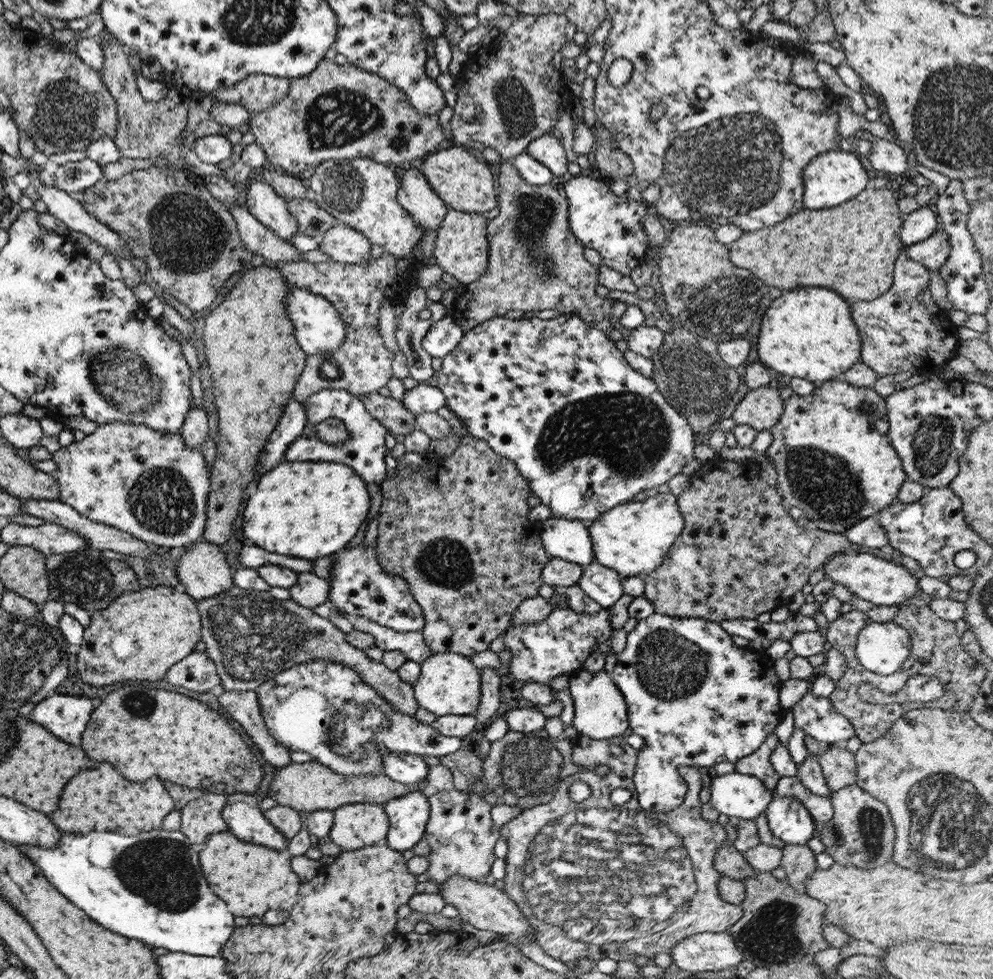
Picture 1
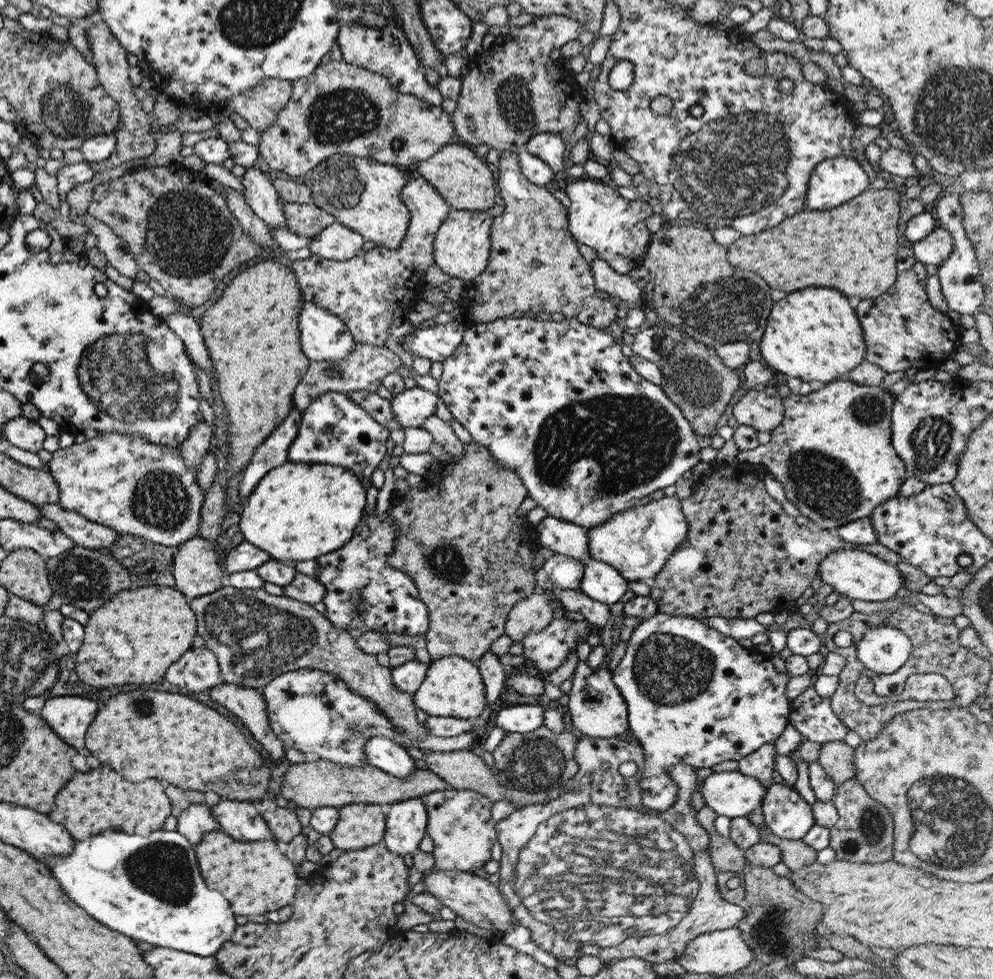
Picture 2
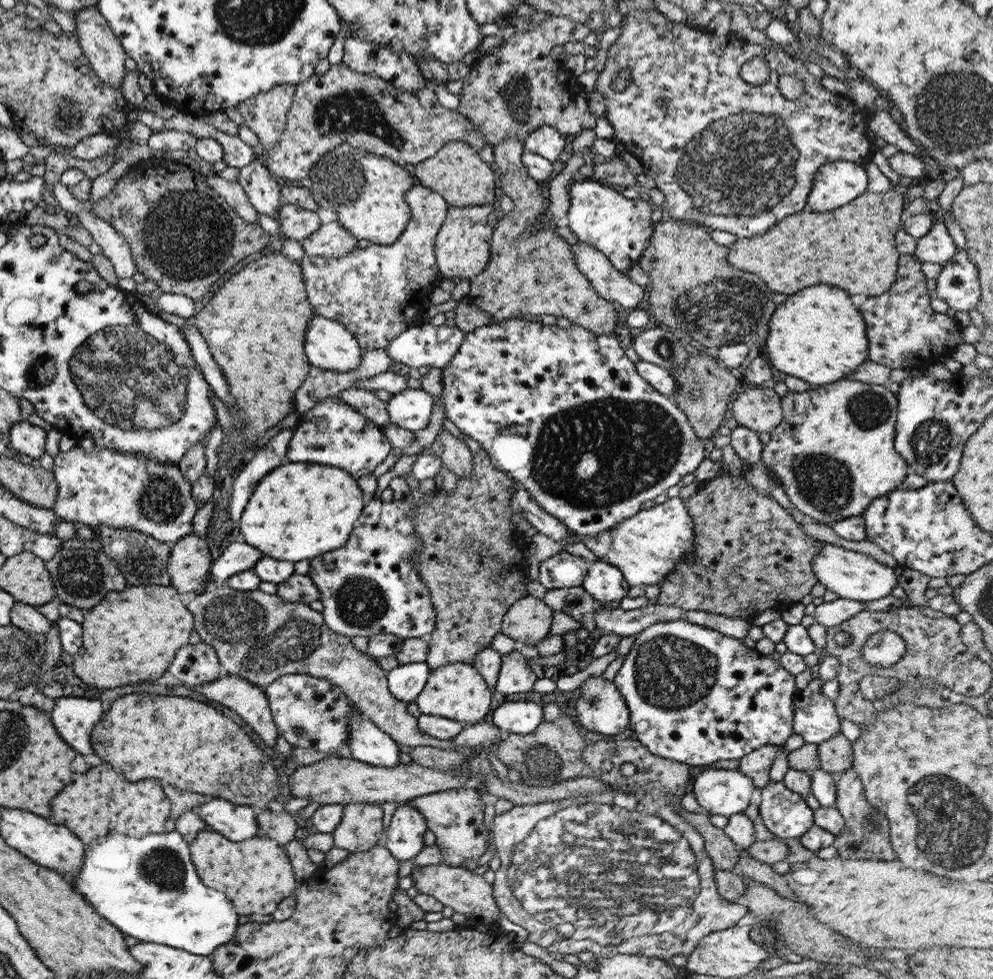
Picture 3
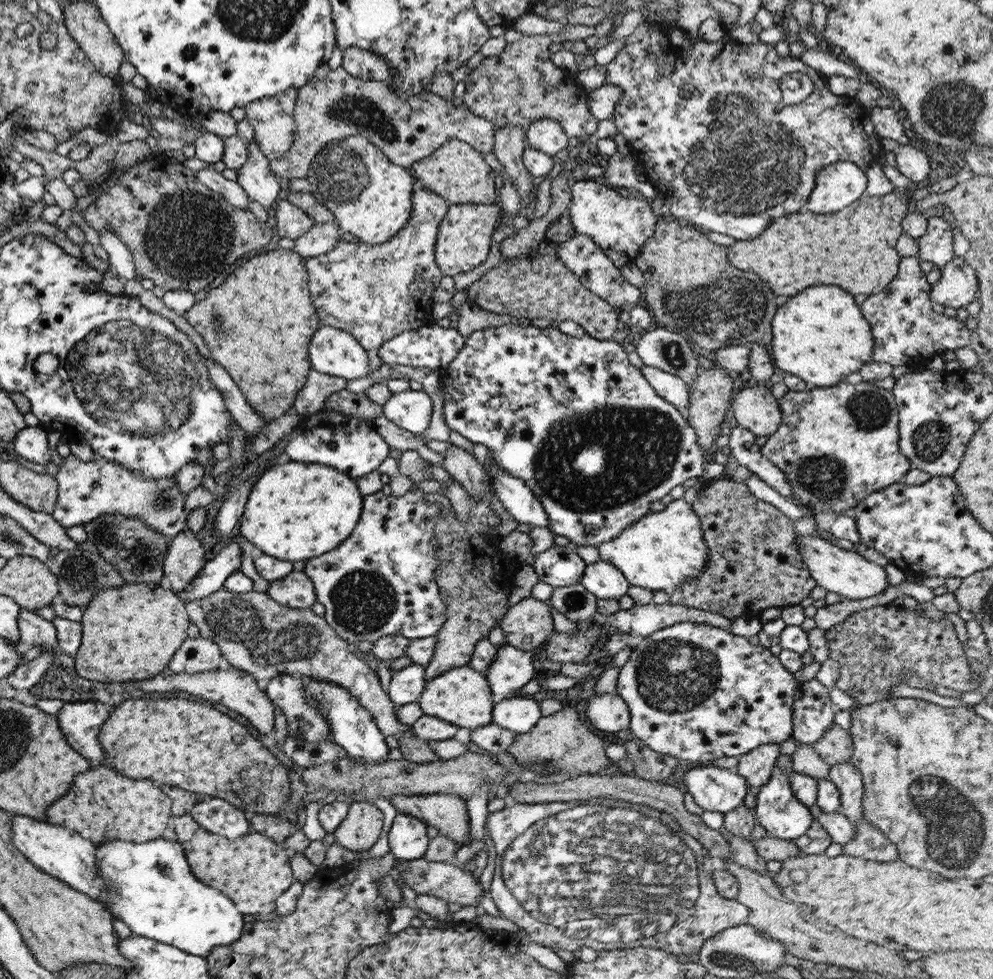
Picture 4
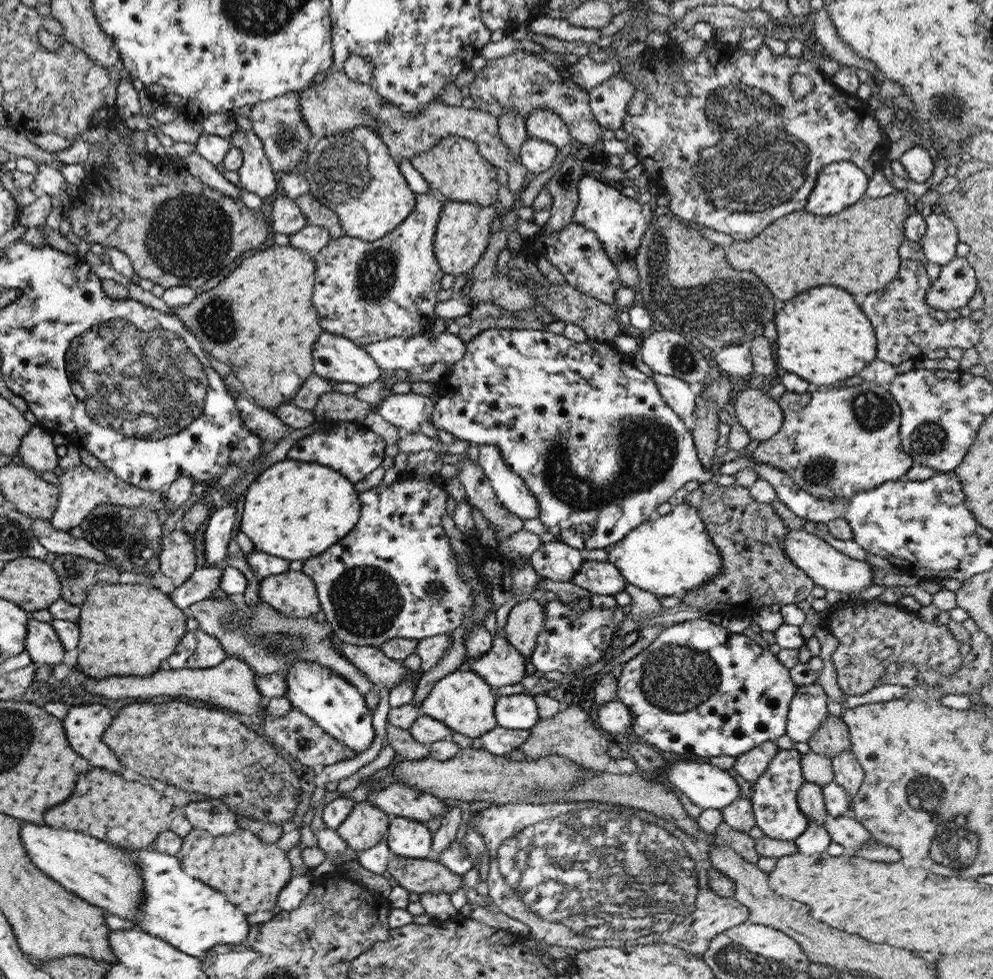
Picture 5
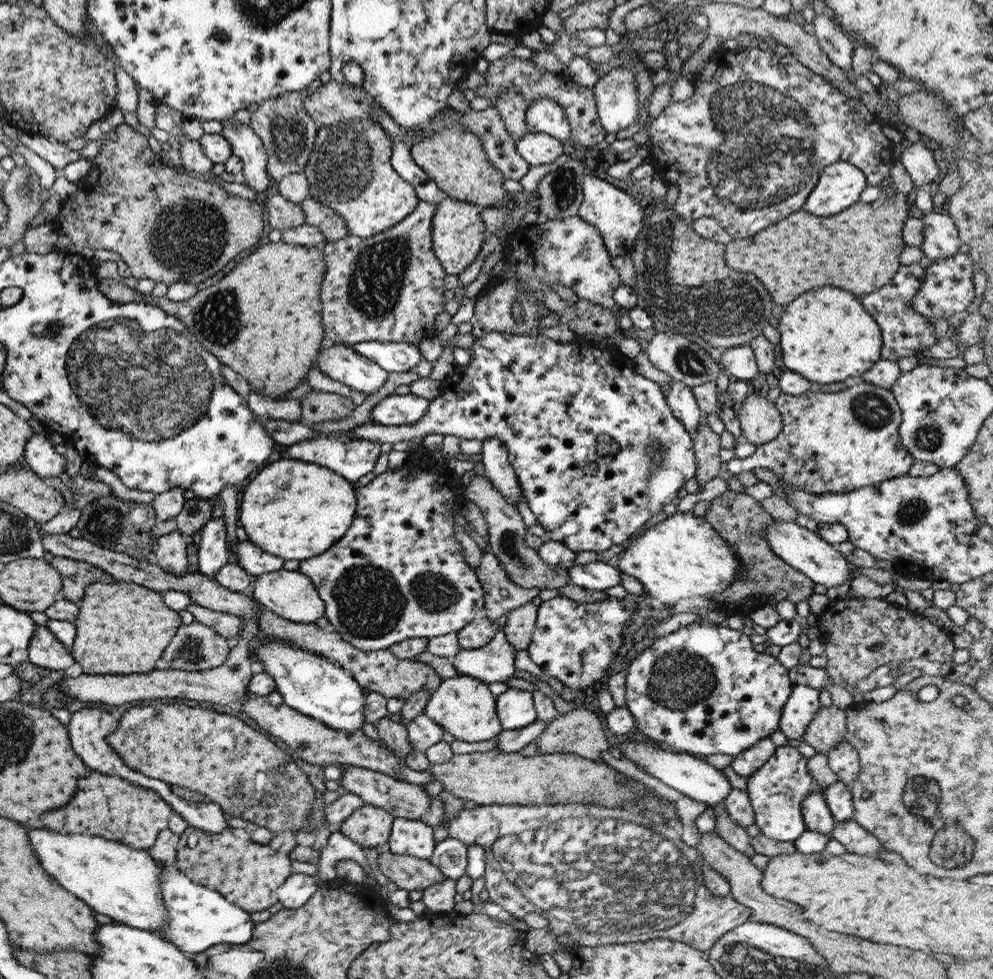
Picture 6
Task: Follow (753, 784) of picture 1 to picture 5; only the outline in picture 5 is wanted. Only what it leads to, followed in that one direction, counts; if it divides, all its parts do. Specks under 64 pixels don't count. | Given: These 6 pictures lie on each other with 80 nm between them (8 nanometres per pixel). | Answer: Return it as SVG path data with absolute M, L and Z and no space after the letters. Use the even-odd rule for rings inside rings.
M685 758L675 761L673 759L666 760L662 766L664 768L666 782L673 789L680 790L693 802L702 809L721 810L727 804L733 802L739 795L739 787L735 780L727 773L727 771L711 766L705 761L687 760Z

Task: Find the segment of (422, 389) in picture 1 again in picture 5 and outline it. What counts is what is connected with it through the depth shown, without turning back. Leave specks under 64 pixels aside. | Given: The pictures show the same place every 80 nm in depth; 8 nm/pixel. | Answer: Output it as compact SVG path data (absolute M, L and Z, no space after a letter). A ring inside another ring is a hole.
M411 392L403 395L392 394L375 408L375 413L397 430L421 432L434 440L437 439L437 431L429 423L433 404L433 398Z

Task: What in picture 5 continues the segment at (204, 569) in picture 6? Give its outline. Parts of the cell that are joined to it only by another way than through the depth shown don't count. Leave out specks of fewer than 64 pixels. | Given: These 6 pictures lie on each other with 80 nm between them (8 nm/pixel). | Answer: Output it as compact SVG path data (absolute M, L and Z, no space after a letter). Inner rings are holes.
M222 504L212 508L211 517L203 532L203 556L205 565L220 564L225 558L227 544L231 540L231 530L235 524L235 507Z

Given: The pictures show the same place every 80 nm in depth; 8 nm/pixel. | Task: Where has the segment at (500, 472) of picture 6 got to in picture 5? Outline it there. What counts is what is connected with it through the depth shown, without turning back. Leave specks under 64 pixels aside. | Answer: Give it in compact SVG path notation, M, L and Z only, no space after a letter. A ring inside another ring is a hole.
M481 444L477 450L477 464L487 477L498 503L523 522L539 518L535 497L525 483L503 464L499 450L493 444Z

